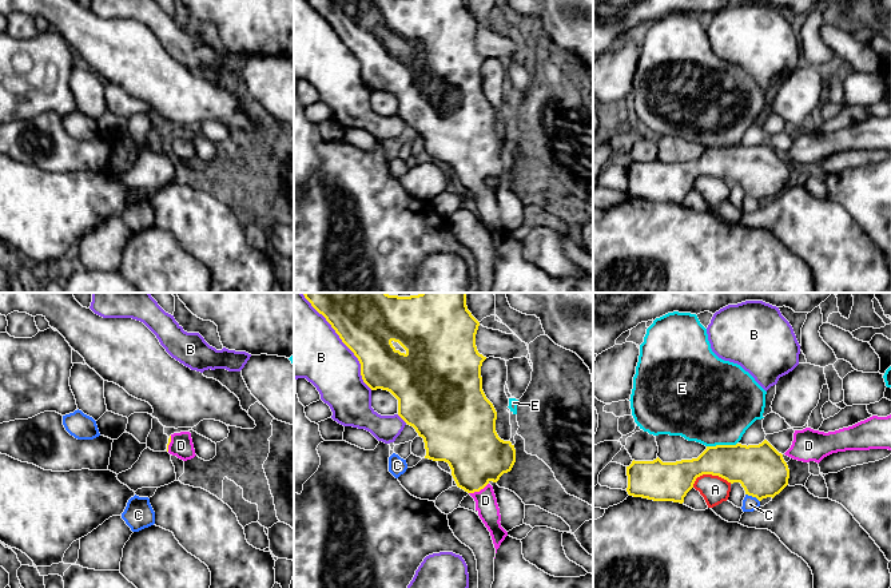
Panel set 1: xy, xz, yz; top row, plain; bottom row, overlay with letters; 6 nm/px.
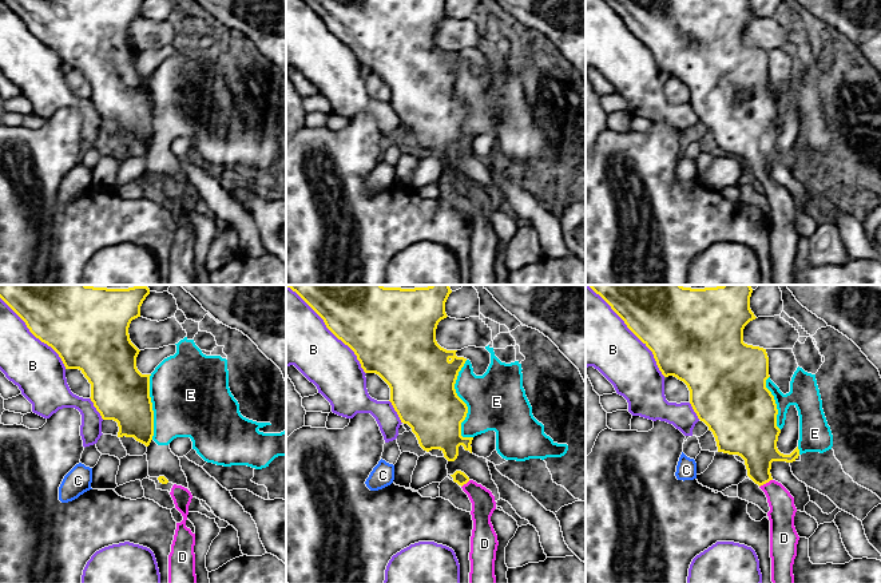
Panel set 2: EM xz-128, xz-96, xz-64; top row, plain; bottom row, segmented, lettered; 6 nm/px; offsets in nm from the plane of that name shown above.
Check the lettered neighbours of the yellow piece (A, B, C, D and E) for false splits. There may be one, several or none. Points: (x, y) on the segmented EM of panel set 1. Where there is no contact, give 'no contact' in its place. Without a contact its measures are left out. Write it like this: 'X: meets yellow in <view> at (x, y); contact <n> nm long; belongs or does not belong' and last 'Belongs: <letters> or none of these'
A: meets yellow in yz at (709, 473); contact 240 nm long; does not belong
B: meets yellow in xz at (342, 341); contact 700 nm long; does not belong
C: meets yellow in yz at (752, 496); contact 100 nm long; does not belong
D: meets yellow in xz at (478, 491); contact 140 nm long; belongs
E: meets yellow in yz at (722, 445); contact 190 nm long; does not belong
Belongs: D

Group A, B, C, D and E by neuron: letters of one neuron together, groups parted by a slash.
A / B / C / D / E

